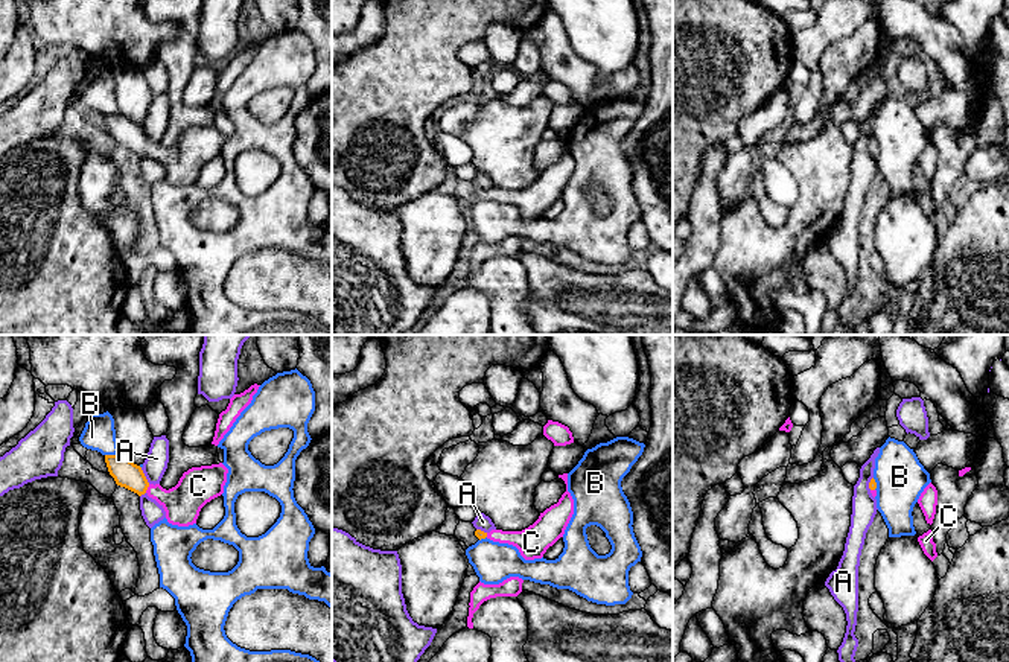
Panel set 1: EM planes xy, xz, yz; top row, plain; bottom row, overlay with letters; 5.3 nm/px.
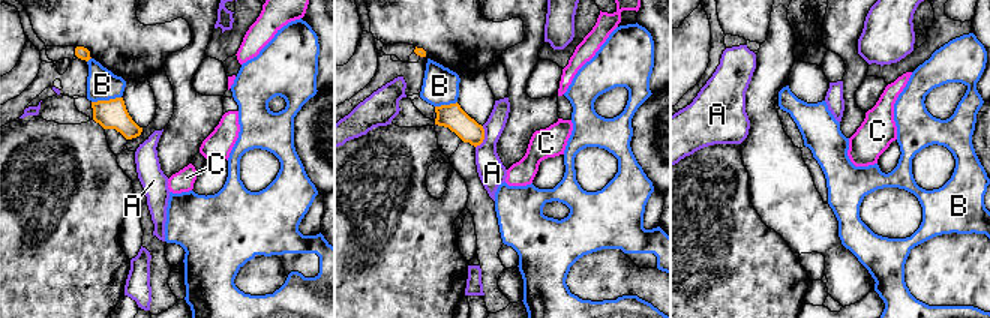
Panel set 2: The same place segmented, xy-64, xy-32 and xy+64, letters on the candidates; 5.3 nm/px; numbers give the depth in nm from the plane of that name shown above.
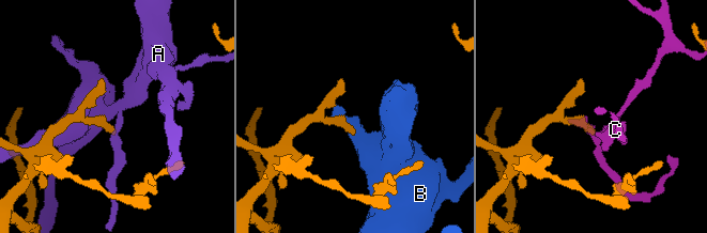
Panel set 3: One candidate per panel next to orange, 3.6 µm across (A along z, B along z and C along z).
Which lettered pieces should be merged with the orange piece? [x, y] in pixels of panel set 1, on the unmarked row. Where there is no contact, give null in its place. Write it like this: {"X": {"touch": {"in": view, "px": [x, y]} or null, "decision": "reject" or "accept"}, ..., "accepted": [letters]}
{"A": {"touch": {"in": "xy", "px": [143, 134]}, "decision": "reject"}, "B": {"touch": {"in": "xy", "px": [111, 114]}, "decision": "reject"}, "C": {"touch": {"in": "xy", "px": [146, 148]}, "decision": "accept"}, "accepted": ["C"]}

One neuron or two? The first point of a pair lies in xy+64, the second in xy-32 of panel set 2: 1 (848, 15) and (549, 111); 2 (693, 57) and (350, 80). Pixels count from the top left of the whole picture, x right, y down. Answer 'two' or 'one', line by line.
1: one
2: one

